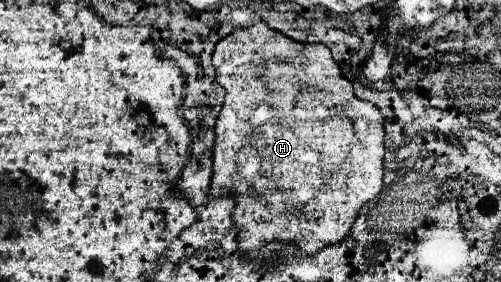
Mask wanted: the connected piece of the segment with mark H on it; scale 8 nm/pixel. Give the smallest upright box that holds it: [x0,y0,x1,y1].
[210,22,384,258]

